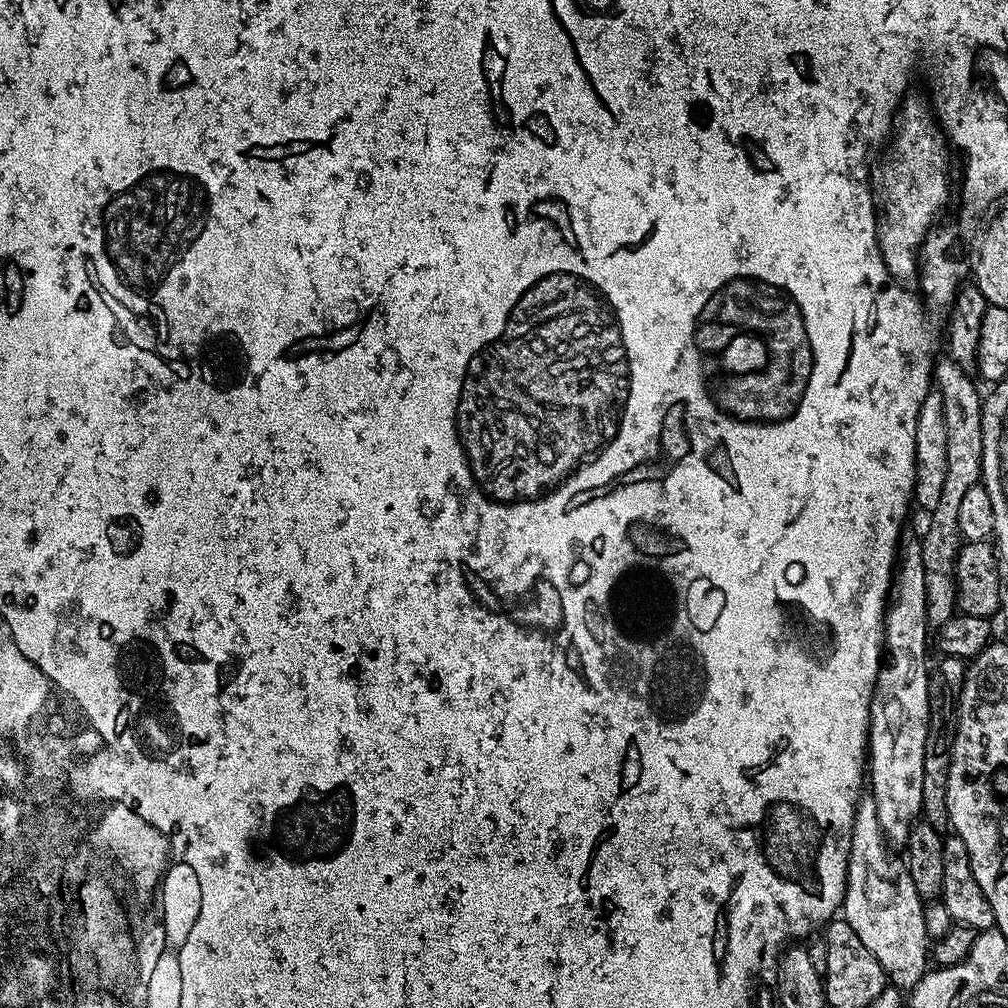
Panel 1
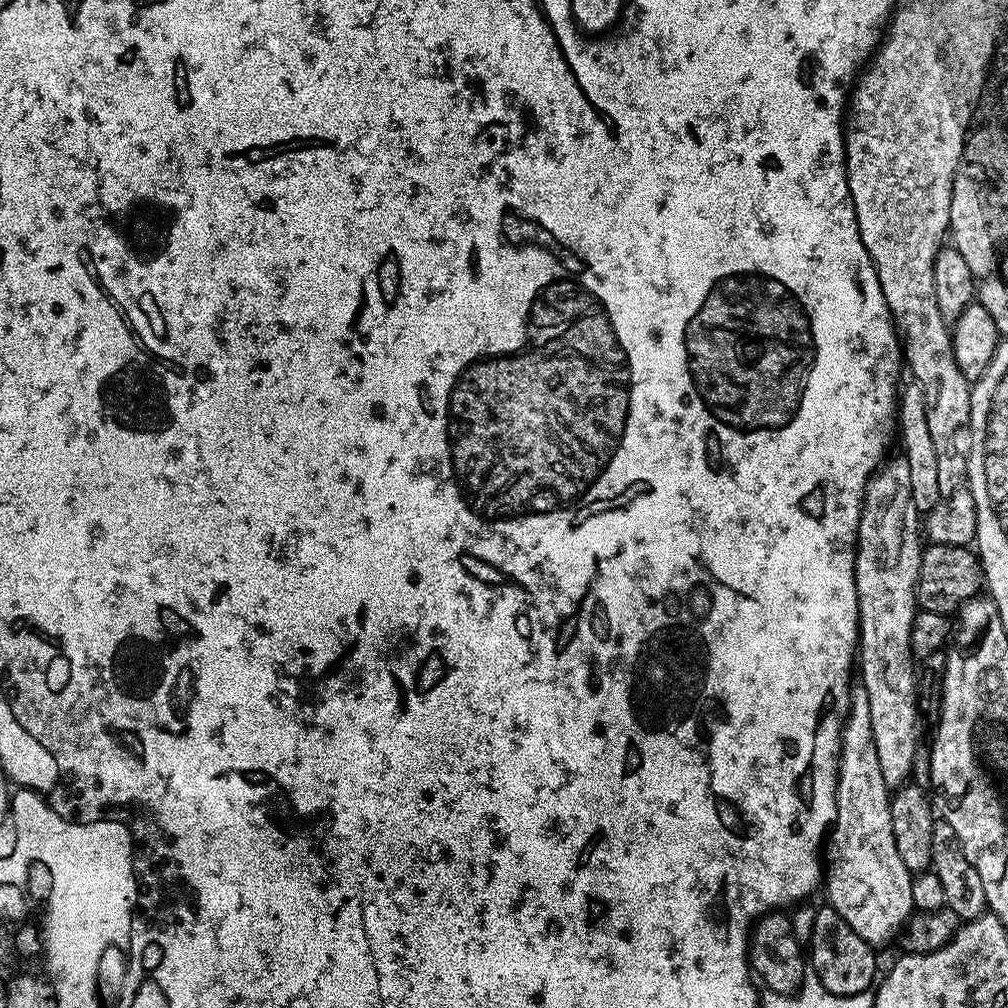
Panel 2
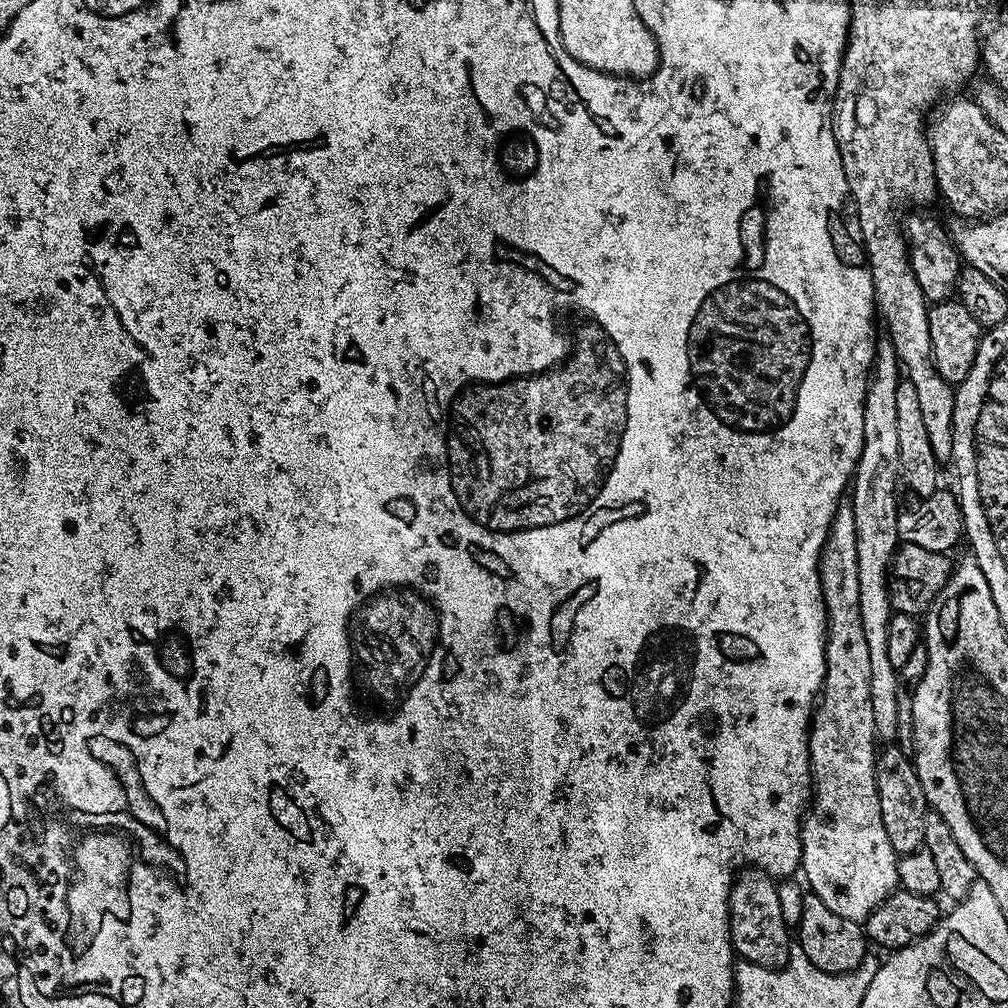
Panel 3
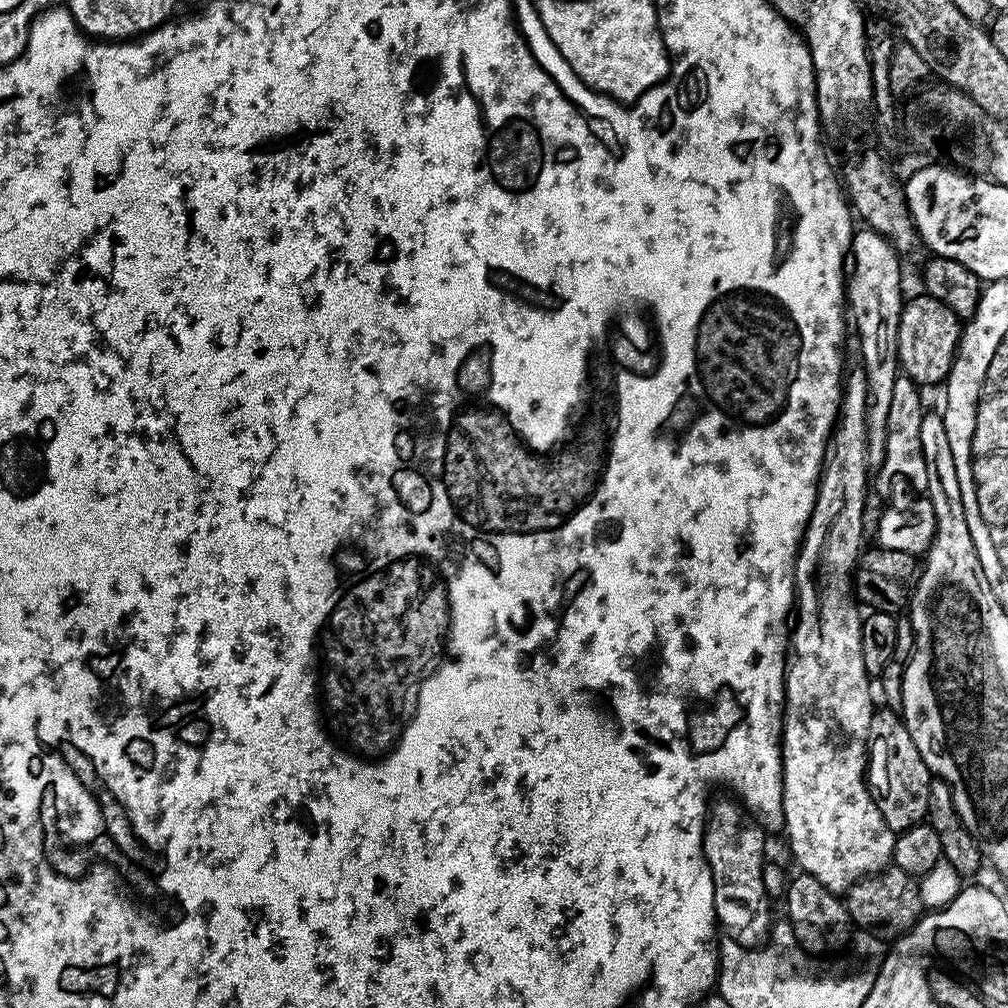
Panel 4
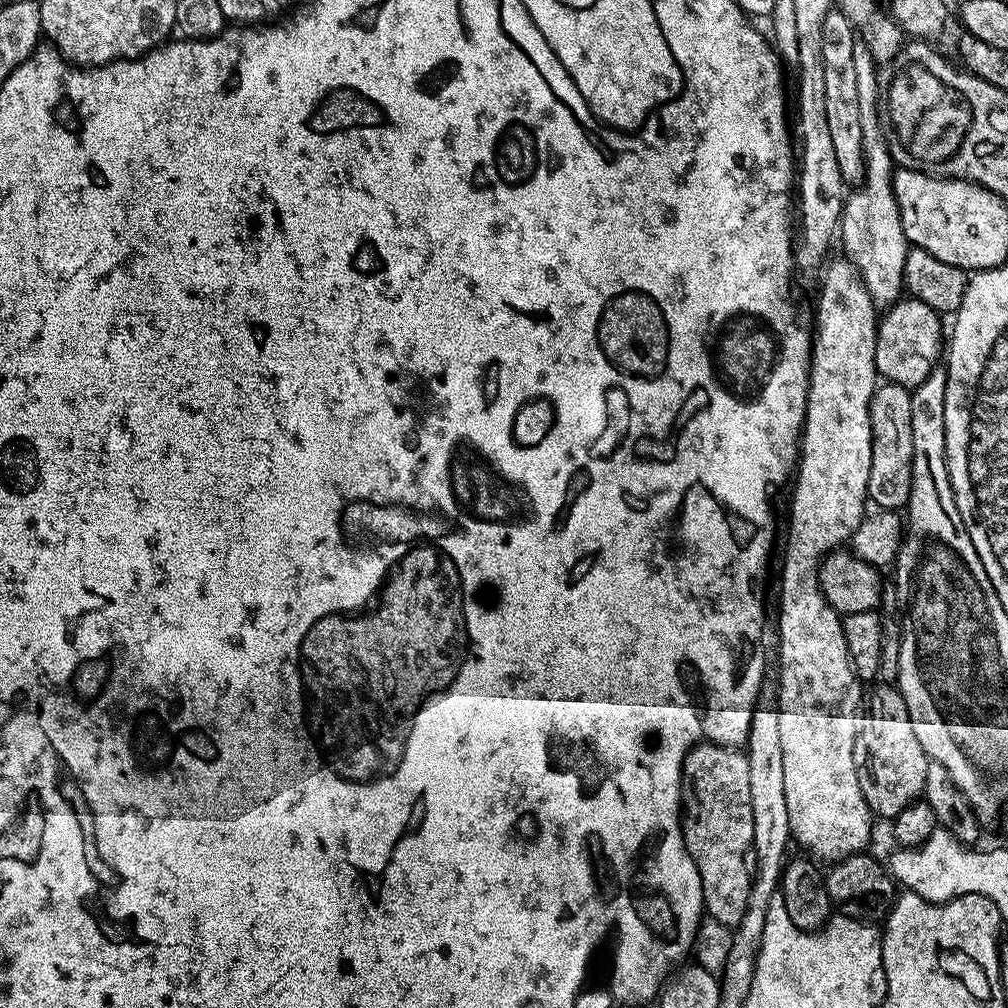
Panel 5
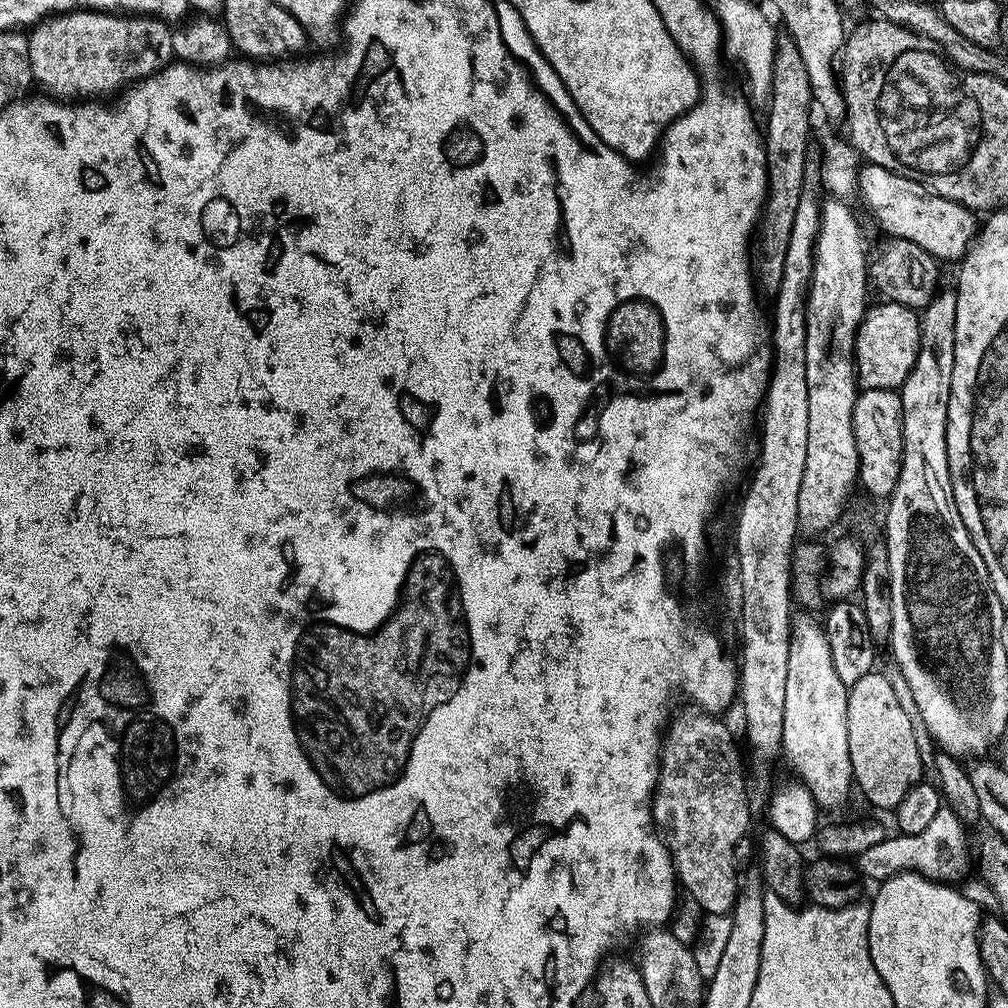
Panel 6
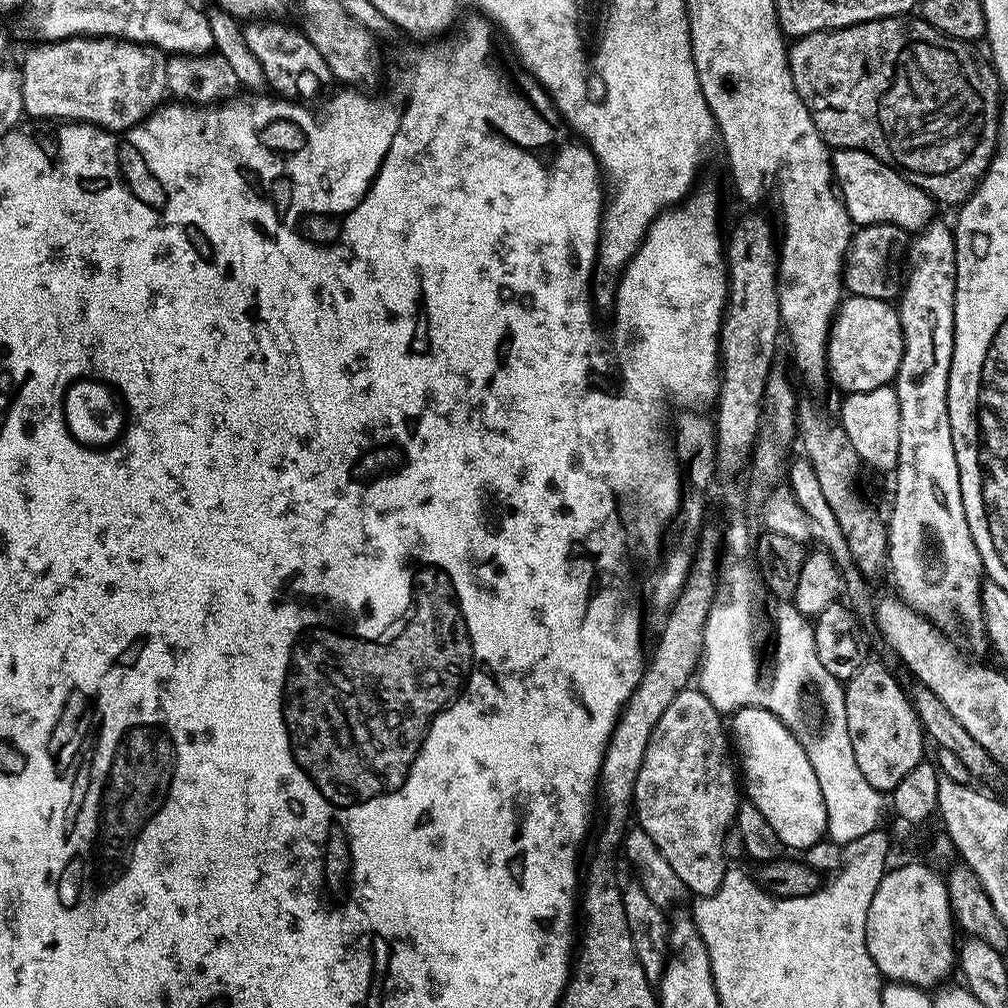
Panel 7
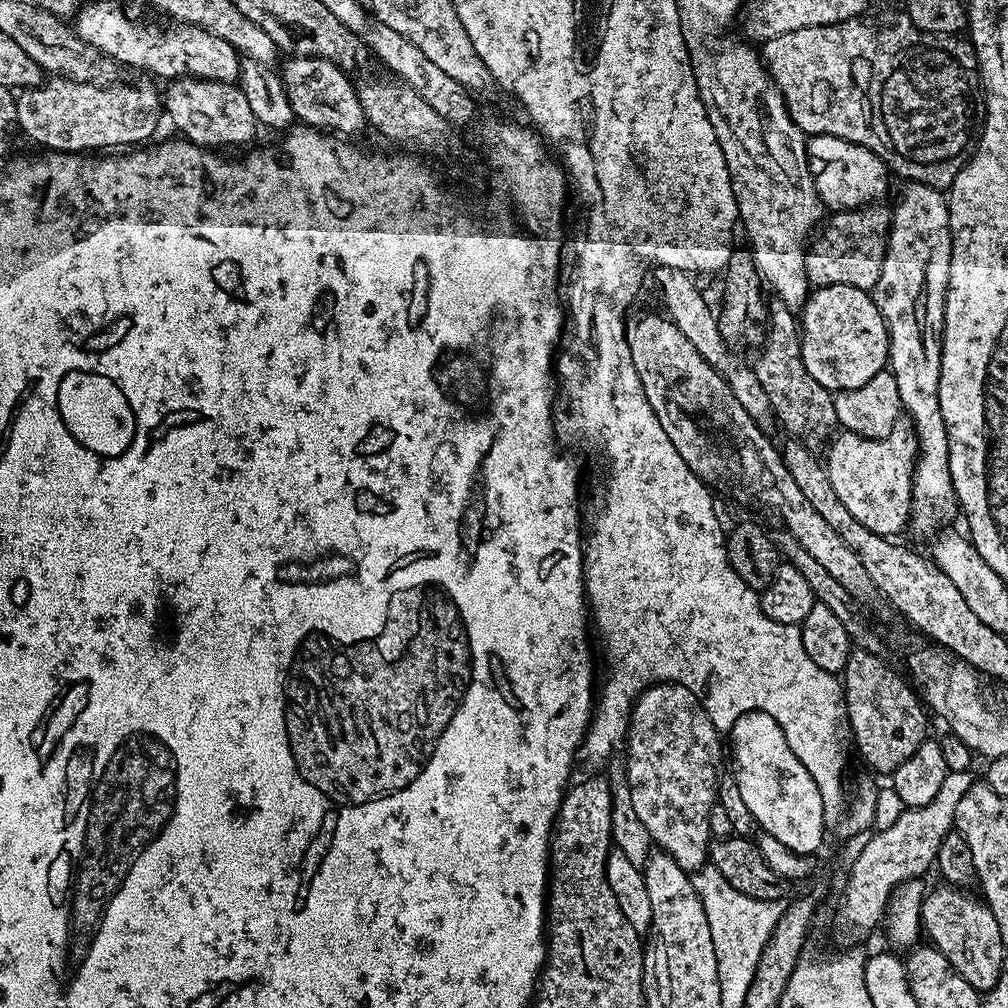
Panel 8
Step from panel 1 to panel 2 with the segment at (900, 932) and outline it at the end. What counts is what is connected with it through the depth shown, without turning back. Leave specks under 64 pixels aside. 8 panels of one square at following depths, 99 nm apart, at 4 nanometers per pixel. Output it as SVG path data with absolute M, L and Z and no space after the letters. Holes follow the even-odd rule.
M856 686L851 689L848 714L843 721L842 731L840 733L840 755L836 769L836 823L826 840L826 888L828 884L827 903L830 907L838 914L842 914L842 918L846 918L846 922L850 922L854 934L858 934L867 944L873 946L881 946L880 944L894 939L895 936L897 939L898 933L907 925L908 917L913 915L914 912L912 895L910 894L913 873L909 872L906 862L902 862L902 854L898 854L898 846L894 846L894 826L890 826L891 805L890 789L886 778L882 778L882 766L878 766L878 750L874 750L874 730L870 726L870 702L868 701L868 695L864 687Z

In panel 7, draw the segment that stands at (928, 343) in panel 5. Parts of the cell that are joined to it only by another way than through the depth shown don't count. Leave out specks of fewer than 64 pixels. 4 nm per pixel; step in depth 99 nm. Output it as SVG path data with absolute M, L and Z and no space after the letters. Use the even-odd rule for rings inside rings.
M853 295L841 299L832 329L828 331L828 371L831 383L836 383L841 393L891 385L902 362L903 349L900 314L889 301Z

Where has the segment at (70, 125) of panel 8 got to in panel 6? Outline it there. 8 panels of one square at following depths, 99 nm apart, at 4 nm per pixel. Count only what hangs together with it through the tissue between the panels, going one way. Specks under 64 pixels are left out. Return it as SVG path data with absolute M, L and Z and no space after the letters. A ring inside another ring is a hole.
M81 10L78 12L62 12L55 16L49 16L47 20L40 21L27 33L26 46L30 50L30 66L32 67L32 79L37 85L41 84L43 91L49 97L65 102L80 102L85 98L108 98L108 95L119 93L121 90L133 85L137 80L144 80L150 74L162 70L168 64L173 63L173 29L163 20L157 20L154 16L137 16L135 14L117 14L114 12L102 12L99 10Z

